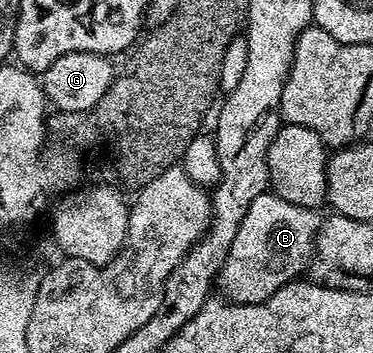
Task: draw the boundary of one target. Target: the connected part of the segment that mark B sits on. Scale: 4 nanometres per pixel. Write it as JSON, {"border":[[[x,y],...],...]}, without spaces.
{"border":[[[273,191],[256,195],[236,231],[236,239],[232,239],[226,262],[222,264],[221,296],[237,305],[260,303],[295,280],[301,274],[298,272],[311,264],[314,256],[314,242],[318,240],[318,228],[323,222],[318,215],[315,210],[288,203],[288,199]]]}

